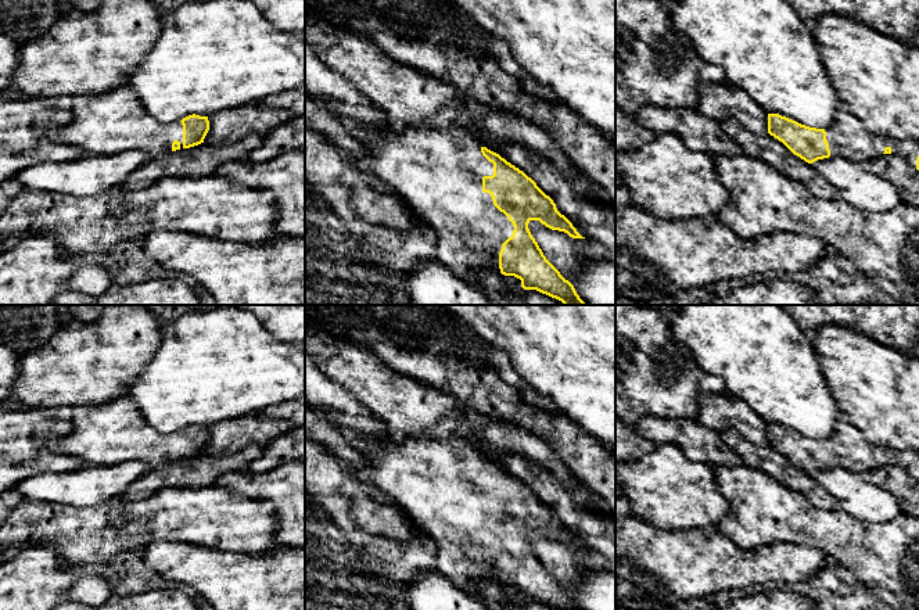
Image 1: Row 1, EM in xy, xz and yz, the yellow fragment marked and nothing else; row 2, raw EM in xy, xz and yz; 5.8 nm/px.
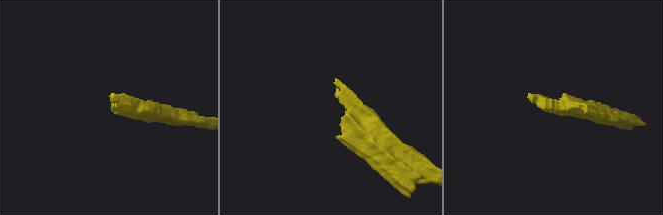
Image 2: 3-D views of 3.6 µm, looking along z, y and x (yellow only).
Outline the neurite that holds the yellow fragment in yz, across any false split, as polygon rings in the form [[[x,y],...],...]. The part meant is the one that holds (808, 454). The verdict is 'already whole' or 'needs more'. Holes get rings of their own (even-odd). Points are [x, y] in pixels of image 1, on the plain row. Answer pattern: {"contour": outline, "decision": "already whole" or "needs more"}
{"contour": [[[844,417],[826,439],[809,438],[779,424],[768,424],[768,444],[808,474],[829,467],[866,474],[882,464],[894,464],[919,481],[919,452],[875,445]]], "decision": "needs more"}

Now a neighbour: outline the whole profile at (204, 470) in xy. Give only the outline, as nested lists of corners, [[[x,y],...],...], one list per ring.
[[[251,444],[231,455],[201,453],[190,459],[152,467],[143,477],[132,482],[121,496],[128,500],[140,500],[166,487],[212,487],[226,473],[247,471],[248,464],[261,458],[262,452],[263,446]]]

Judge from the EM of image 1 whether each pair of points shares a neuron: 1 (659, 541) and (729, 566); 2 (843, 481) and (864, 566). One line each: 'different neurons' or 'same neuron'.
1: same neuron
2: different neurons

